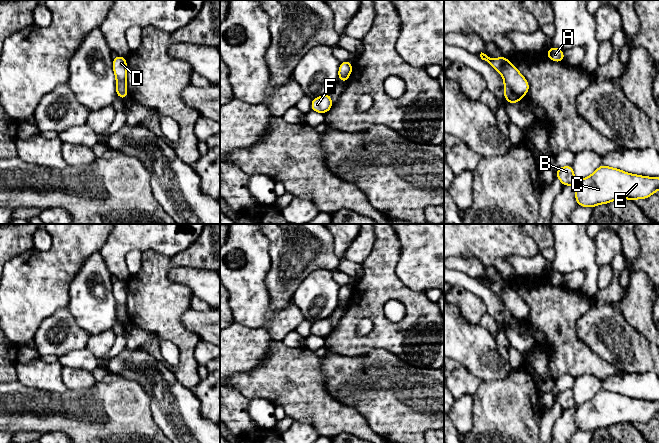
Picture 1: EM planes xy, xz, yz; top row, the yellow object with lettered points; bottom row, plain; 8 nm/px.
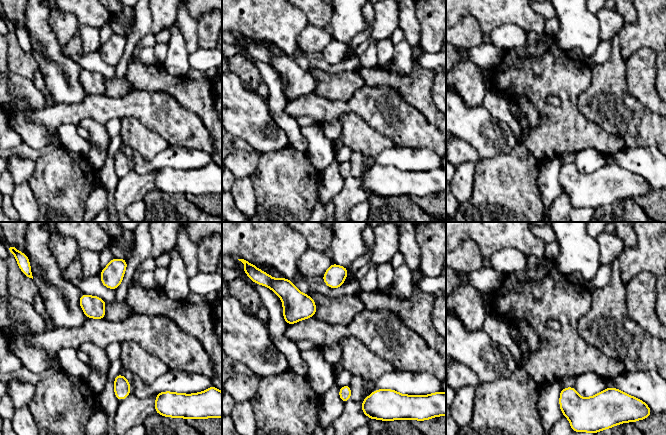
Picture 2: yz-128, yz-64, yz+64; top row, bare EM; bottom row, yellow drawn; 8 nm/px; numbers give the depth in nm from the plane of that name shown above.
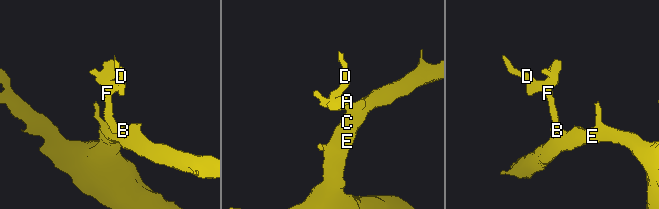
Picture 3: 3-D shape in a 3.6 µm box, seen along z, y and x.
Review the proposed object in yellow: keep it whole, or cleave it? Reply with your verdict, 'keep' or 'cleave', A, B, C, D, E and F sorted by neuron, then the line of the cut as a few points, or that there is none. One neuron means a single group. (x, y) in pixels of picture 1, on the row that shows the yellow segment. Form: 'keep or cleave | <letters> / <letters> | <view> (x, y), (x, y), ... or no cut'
keep | A B C D E F | no cut

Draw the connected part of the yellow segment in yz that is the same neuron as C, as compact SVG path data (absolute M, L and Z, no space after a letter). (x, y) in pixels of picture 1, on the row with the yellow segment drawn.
M604 164L590 176L577 180L571 165L556 169L564 187L575 186L578 206L594 208L620 199L646 199L659 190L659 177L630 174Z

